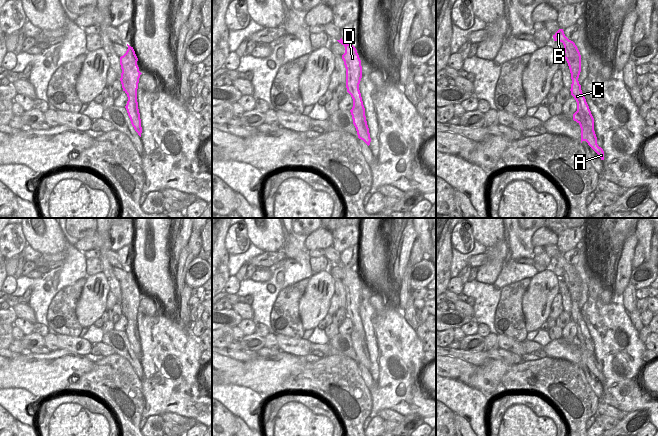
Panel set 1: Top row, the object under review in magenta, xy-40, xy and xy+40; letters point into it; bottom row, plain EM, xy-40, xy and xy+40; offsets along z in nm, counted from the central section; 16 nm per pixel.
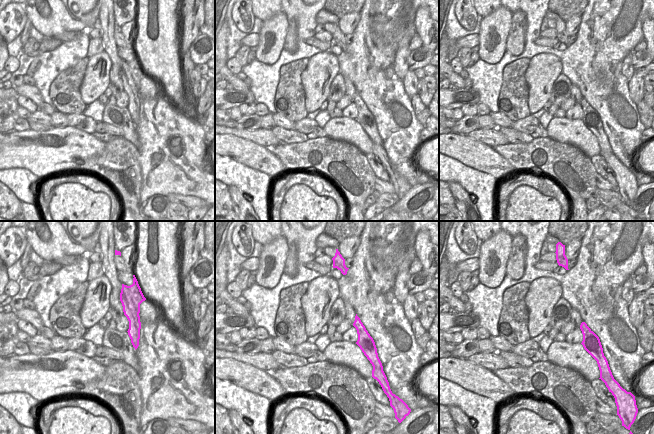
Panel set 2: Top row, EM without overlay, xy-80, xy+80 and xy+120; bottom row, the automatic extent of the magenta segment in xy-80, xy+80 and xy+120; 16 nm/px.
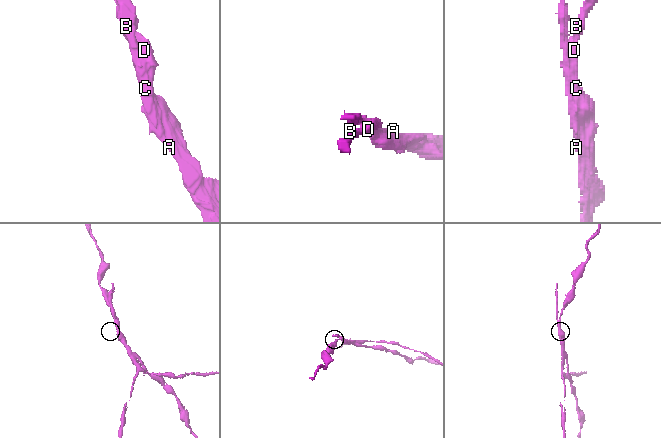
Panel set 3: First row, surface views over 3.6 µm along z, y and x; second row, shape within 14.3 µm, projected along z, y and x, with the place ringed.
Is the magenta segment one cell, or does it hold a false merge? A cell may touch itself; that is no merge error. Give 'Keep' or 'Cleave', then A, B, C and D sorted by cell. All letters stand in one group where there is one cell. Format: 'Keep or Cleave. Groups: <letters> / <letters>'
Cleave. Groups: A / B C D.

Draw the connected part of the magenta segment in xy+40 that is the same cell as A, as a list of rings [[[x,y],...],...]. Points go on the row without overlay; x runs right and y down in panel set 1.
[[[575,336],[573,338],[573,344],[576,345],[581,352],[581,367],[586,365],[588,369],[598,378],[601,384],[604,384],[604,375],[597,368],[597,361],[593,352],[581,346],[579,338]]]

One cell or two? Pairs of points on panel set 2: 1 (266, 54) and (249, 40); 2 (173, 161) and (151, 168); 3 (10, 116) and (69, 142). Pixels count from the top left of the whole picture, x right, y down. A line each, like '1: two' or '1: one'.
1: two
2: one
3: two

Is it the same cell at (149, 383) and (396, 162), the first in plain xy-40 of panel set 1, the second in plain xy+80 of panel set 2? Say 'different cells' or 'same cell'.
same cell

